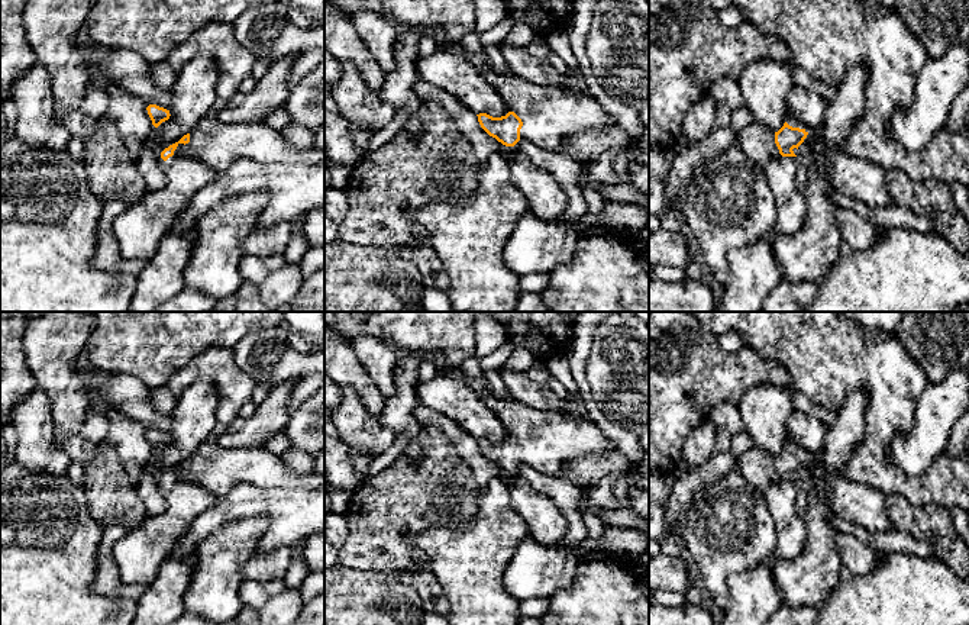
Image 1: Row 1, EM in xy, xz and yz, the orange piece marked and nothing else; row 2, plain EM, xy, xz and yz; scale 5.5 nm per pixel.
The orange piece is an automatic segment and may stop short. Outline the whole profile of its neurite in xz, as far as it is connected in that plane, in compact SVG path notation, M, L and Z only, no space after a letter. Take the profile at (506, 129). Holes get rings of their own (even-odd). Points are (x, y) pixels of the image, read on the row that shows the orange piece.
M487 62L477 68L510 110L501 117L479 113L478 122L506 146L514 146L523 139L543 151L561 152L569 136L617 123L587 91L539 86L513 74L503 75Z

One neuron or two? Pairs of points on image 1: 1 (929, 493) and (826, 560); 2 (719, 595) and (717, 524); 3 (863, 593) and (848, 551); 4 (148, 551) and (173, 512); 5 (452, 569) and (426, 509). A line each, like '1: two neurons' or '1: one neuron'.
1: two neurons
2: one neuron
3: two neurons
4: one neuron
5: two neurons

